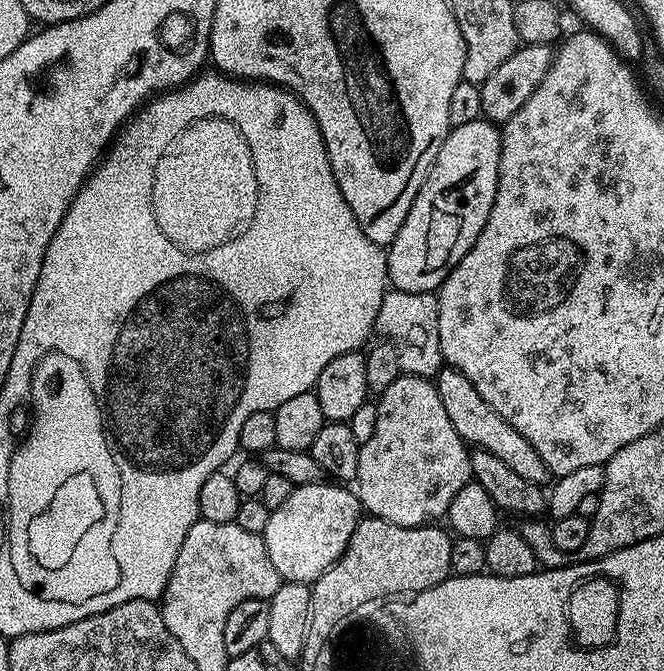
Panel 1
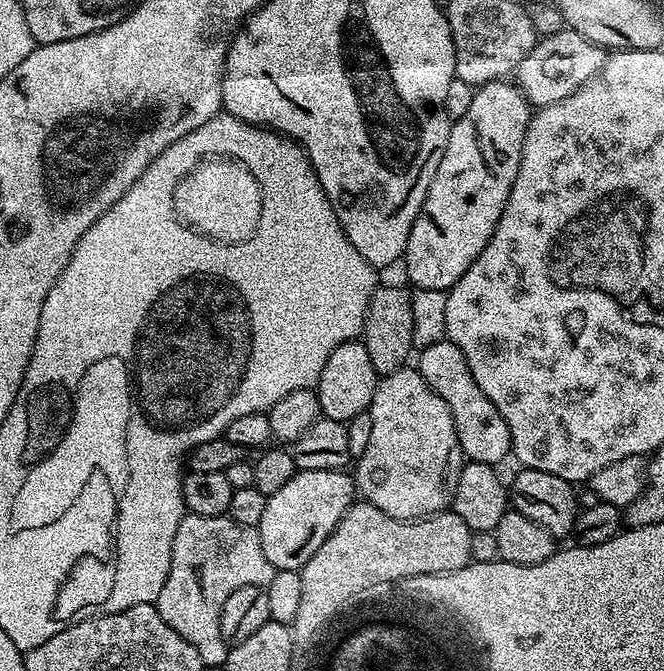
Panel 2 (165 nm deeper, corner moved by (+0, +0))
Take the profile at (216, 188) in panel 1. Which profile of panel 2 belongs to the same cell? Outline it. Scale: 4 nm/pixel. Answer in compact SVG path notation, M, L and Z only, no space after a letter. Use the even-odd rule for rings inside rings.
M212 158L201 161L175 190L177 216L189 227L217 243L248 241L261 220L261 188L257 179L239 161Z

